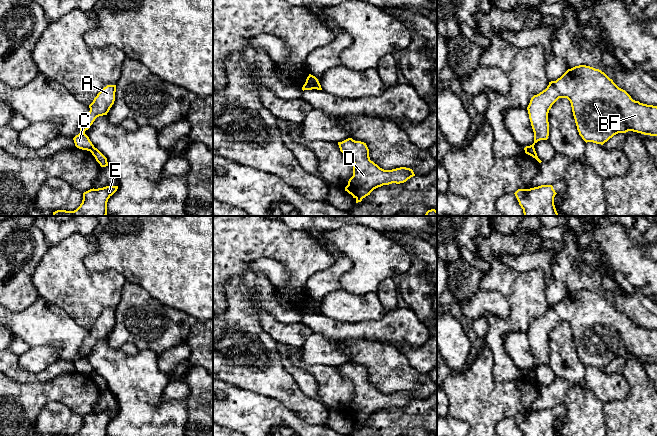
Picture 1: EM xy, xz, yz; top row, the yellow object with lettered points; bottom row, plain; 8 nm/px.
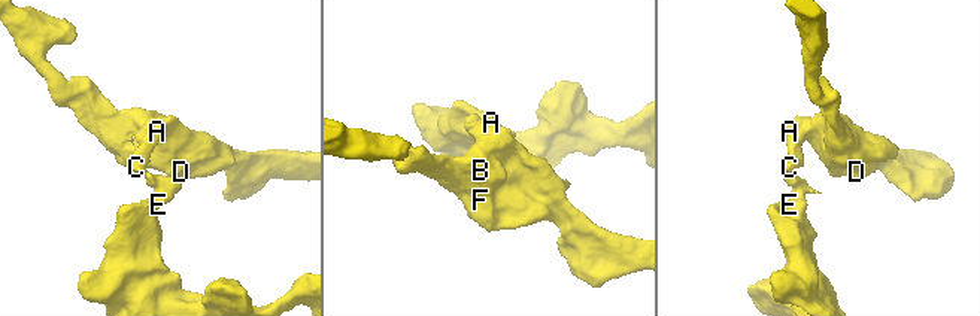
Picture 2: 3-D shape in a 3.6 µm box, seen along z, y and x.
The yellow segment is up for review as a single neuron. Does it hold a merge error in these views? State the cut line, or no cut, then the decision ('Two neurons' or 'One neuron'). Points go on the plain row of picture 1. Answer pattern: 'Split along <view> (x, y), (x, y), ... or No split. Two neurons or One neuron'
Split along yz (533, 370), (525, 375). Two neurons

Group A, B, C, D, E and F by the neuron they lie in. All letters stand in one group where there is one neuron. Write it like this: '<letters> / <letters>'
A B C D F / E

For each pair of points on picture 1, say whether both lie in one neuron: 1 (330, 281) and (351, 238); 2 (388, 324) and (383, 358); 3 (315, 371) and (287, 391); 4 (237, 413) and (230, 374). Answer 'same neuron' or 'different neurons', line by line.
1: different neurons
2: different neurons
3: different neurons
4: different neurons

